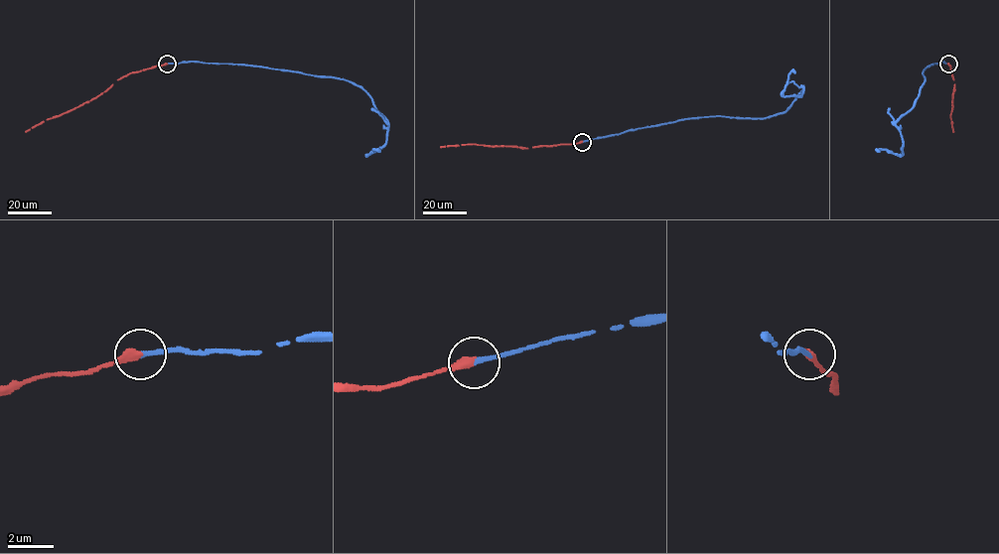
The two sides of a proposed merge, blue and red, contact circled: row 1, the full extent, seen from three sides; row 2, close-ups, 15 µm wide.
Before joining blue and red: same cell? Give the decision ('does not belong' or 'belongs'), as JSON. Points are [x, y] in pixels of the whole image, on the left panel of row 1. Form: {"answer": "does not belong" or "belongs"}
{"answer": "belongs"}

